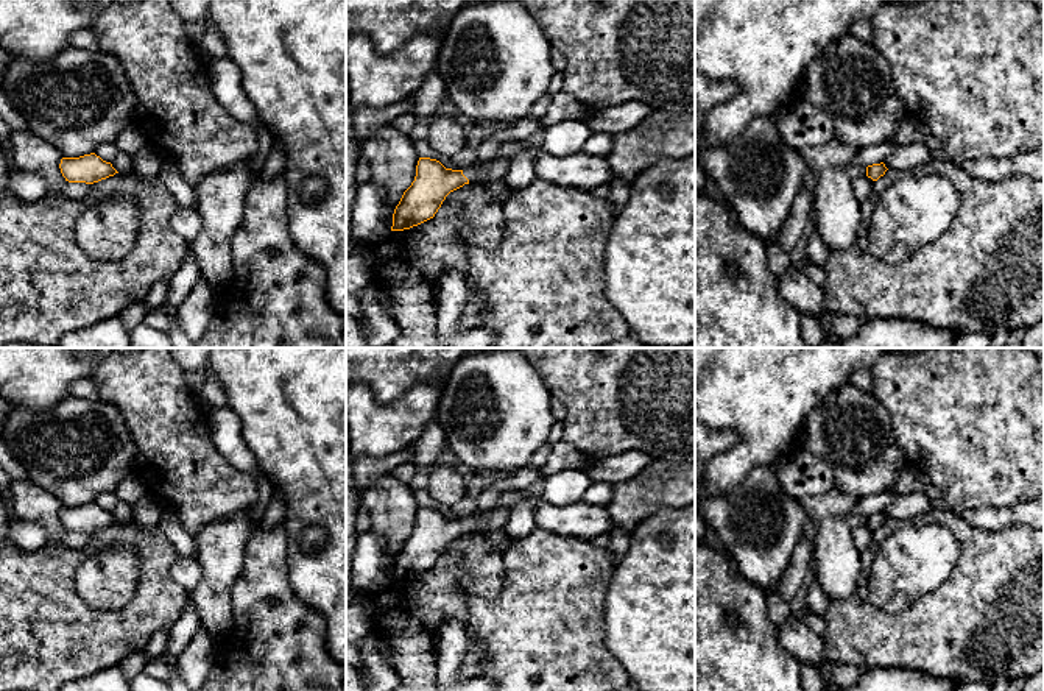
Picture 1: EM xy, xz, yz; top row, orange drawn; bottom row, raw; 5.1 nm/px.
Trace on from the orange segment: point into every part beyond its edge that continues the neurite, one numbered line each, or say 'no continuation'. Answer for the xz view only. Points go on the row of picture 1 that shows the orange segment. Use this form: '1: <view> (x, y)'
1: xz (497, 169)

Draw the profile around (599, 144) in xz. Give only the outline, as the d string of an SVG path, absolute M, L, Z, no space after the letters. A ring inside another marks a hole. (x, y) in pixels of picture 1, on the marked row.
M592 133L580 151L592 156L606 156L611 151L611 147L612 147L611 134Z

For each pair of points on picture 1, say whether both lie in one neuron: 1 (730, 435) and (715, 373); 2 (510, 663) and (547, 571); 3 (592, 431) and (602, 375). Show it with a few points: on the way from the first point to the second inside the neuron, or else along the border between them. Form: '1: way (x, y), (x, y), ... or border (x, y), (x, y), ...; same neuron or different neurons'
1: border (731, 428), (737, 435), (737, 442), (711, 459); different neurons
2: way (533, 640), (547, 624), (547, 595); same neuron
3: way (602, 417), (602, 389); same neuron

